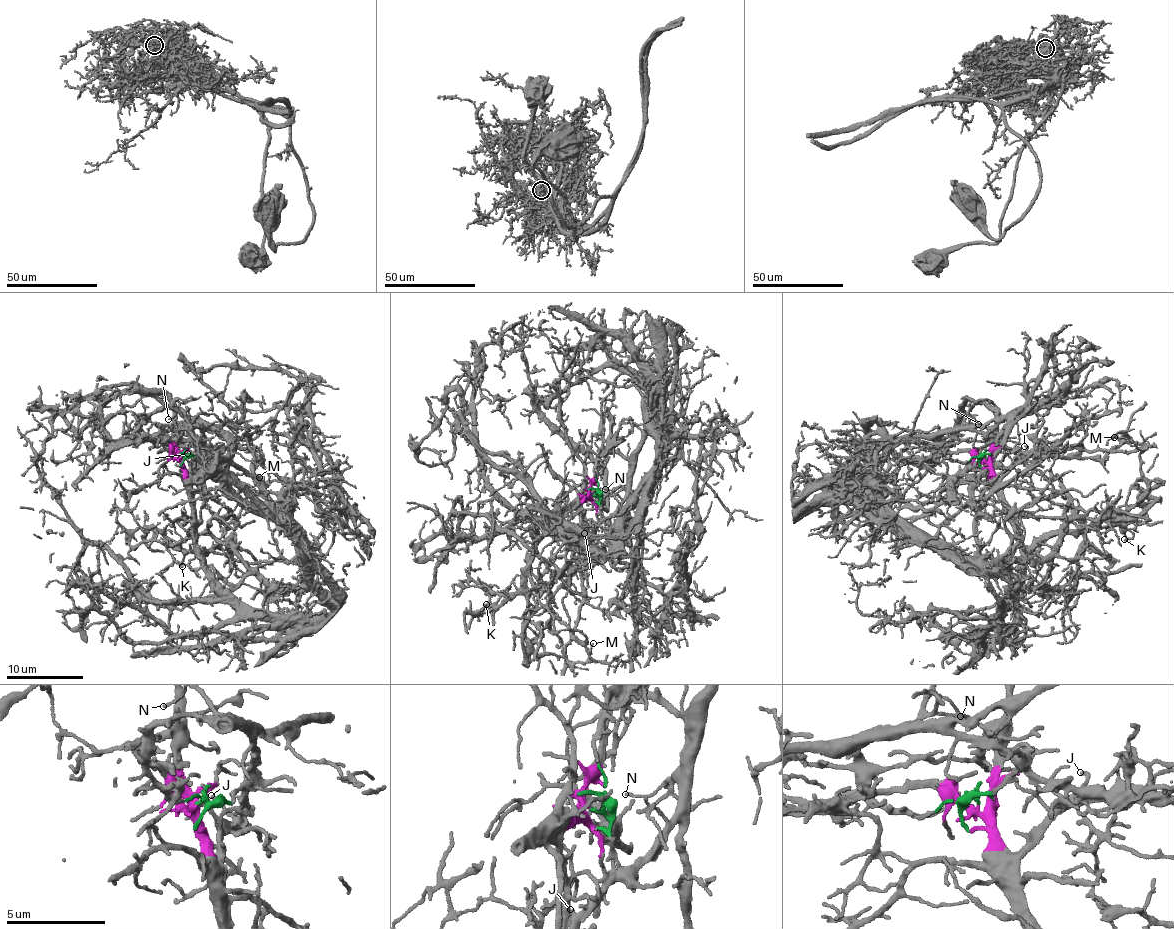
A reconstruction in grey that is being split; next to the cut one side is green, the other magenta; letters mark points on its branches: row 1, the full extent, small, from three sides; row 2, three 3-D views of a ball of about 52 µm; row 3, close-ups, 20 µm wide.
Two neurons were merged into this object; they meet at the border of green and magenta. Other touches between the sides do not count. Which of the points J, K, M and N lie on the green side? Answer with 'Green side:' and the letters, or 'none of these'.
Green side: J, N

